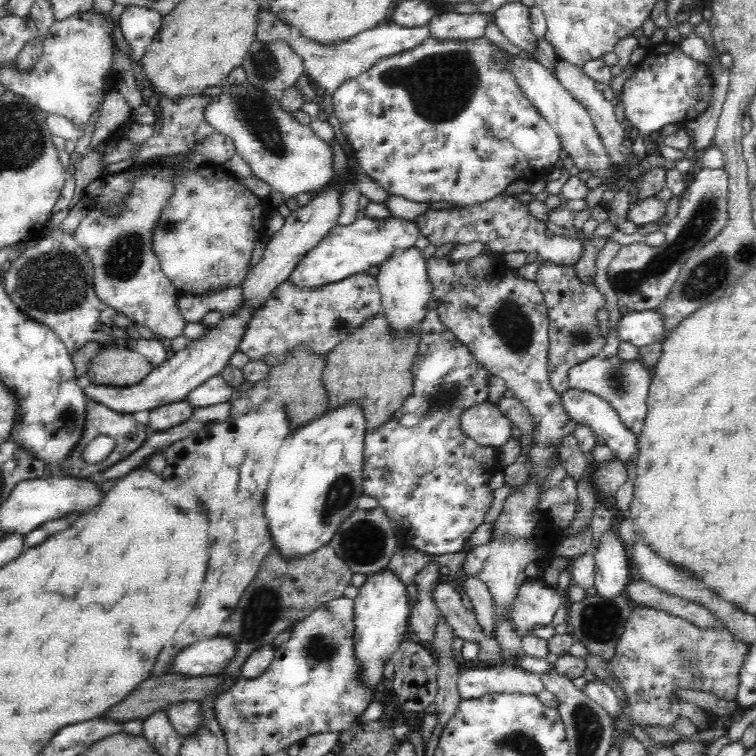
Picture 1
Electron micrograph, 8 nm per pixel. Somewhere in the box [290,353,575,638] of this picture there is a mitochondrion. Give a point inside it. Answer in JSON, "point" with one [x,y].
{"point":[364,543]}

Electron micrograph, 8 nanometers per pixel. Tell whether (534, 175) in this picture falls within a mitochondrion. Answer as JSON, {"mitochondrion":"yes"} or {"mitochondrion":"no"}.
{"mitochondrion":"no"}

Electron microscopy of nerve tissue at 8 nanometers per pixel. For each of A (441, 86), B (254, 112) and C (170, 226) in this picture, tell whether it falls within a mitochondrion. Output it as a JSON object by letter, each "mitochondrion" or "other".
{"A":"mitochondrion","B":"mitochondrion","C":"mitochondrion"}

